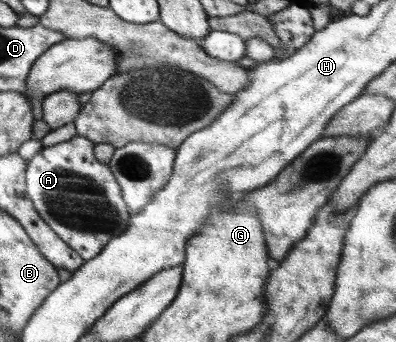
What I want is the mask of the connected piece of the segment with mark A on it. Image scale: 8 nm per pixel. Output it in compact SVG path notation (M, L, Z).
M77 136L72 138L71 141L62 142L60 145L43 147L42 151L38 151L30 160L27 160L27 194L31 197L32 202L35 205L35 209L38 211L40 218L44 219L44 222L48 223L48 226L55 230L55 233L59 235L64 242L68 243L75 251L77 251L85 260L94 258L97 254L100 254L107 246L107 242L114 237L119 237L130 224L130 211L127 209L127 203L123 199L122 187L119 185L118 180L115 178L114 172L110 169L107 163L101 163L99 159L95 157L95 144L88 138Z

